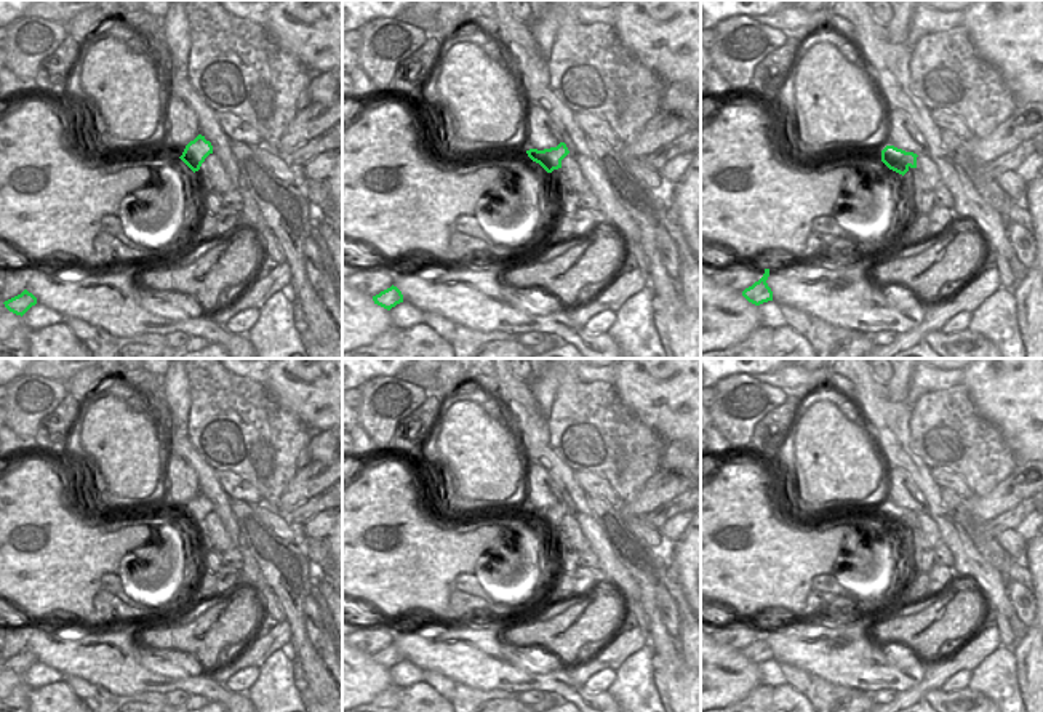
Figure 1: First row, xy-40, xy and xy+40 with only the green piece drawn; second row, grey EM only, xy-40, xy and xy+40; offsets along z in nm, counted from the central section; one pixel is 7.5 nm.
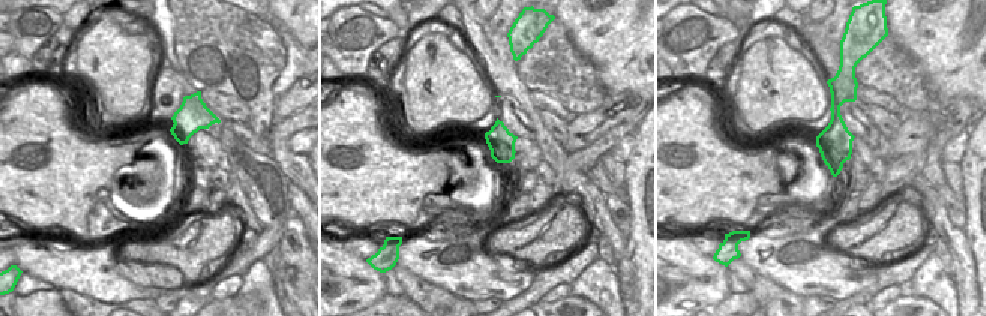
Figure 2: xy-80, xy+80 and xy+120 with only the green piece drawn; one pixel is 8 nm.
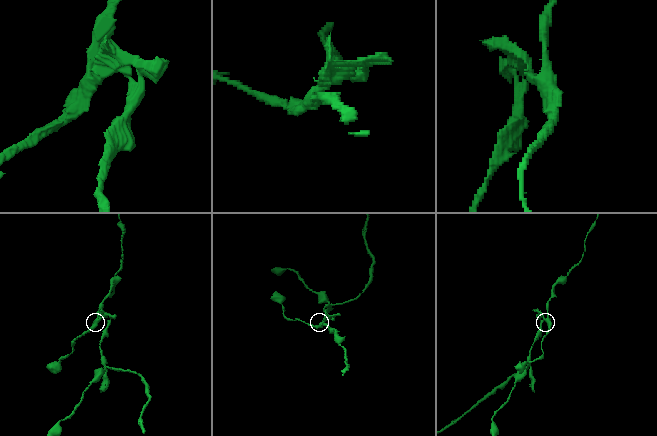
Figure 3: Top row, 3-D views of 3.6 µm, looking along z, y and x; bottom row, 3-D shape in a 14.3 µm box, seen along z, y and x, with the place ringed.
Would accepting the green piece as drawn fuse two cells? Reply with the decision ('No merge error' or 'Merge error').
Merge error.

